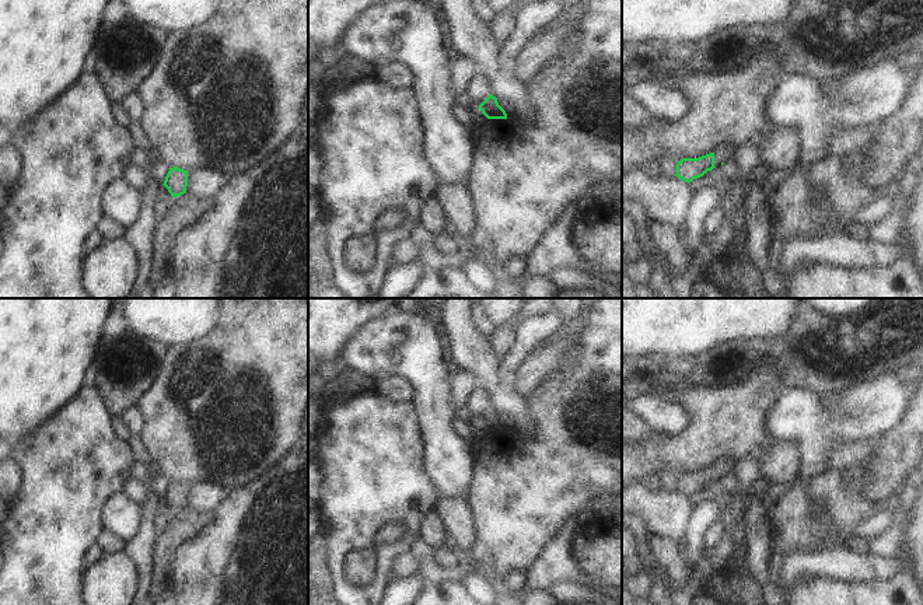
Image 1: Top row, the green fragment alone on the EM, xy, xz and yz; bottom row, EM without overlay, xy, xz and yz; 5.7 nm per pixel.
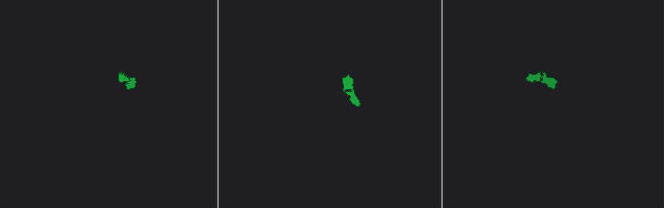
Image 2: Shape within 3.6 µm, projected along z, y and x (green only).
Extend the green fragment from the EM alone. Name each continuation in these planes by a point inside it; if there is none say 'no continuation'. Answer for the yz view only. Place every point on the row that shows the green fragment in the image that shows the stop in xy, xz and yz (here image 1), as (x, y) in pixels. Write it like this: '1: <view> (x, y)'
1: yz (722, 154)

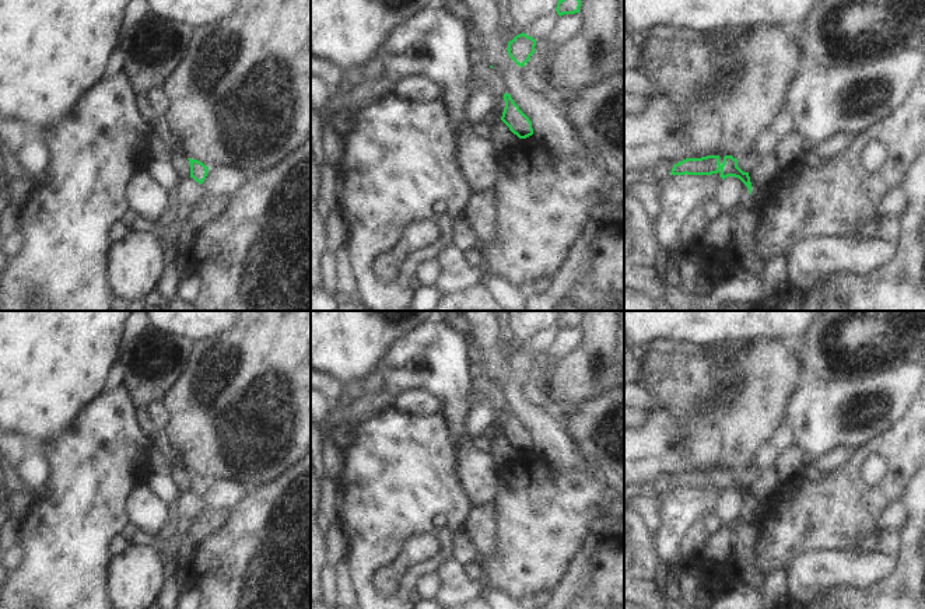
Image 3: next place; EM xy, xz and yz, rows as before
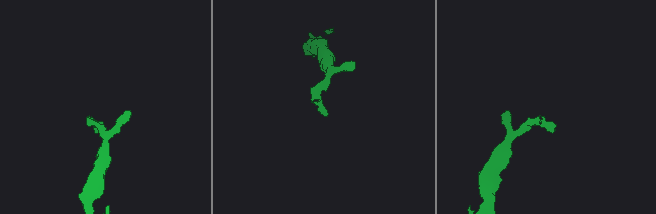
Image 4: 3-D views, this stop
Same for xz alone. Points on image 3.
no continuation

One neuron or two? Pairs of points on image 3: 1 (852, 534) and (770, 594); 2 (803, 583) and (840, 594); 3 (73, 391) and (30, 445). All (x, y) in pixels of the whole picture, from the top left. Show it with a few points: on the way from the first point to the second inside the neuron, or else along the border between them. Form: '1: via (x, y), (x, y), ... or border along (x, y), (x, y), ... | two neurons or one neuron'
1: border along (785, 571), (775, 570), (766, 576) | two neurons
2: border along (861, 587), (833, 585), (820, 594) | two neurons
3: border along (14, 433), (28, 437), (37, 444) | two neurons

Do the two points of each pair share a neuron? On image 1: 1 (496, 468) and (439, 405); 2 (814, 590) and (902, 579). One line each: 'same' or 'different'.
1: different
2: same

